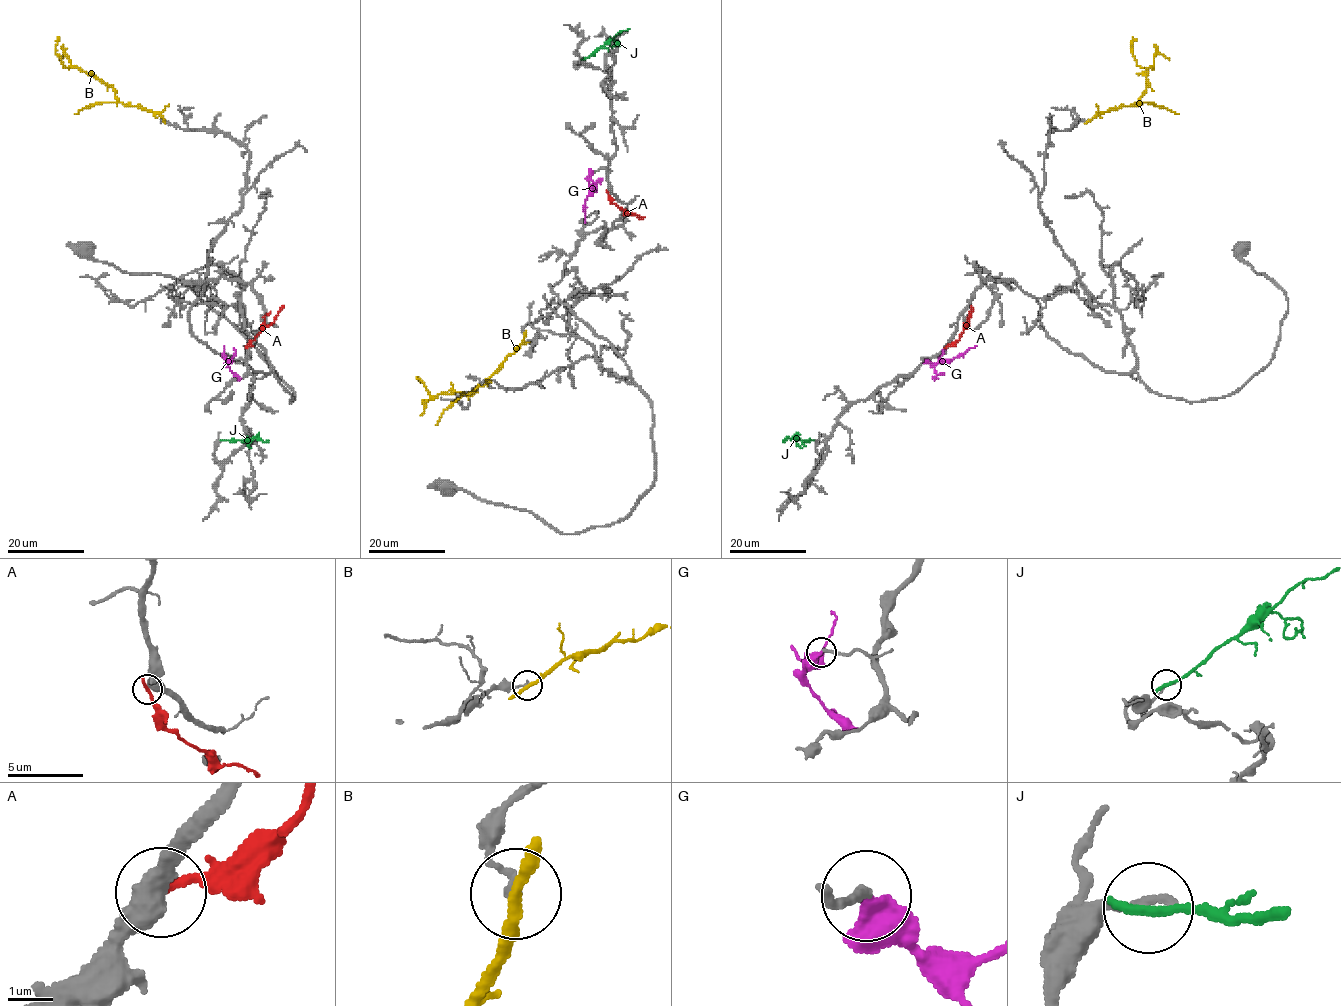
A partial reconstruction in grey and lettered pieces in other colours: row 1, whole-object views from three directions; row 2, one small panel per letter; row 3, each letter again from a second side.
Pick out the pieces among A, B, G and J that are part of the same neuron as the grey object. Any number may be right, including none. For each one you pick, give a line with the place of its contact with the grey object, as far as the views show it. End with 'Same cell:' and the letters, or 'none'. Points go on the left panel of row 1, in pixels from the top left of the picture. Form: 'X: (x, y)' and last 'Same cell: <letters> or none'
G: (232, 359)
Same cell: G

